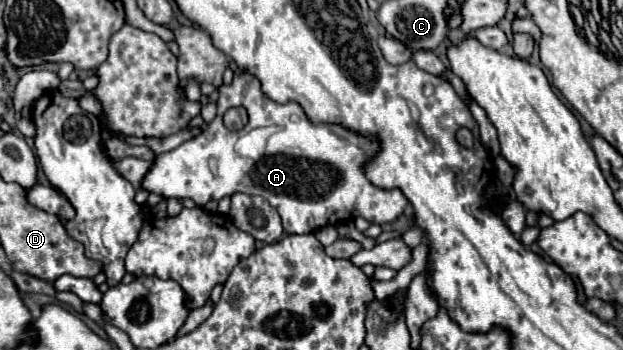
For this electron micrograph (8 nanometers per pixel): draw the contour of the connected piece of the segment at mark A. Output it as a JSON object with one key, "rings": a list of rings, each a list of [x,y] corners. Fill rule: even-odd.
{"rings":[[[240,73],[234,77],[230,85],[222,85],[218,89],[220,99],[218,99],[218,115],[216,119],[204,129],[198,137],[182,143],[180,147],[156,155],[150,173],[140,183],[140,189],[148,193],[156,193],[162,197],[176,197],[176,199],[192,199],[196,205],[204,207],[208,201],[220,201],[222,197],[230,197],[232,193],[248,193],[248,195],[260,195],[264,197],[282,217],[282,227],[286,233],[314,233],[316,229],[324,225],[338,225],[344,221],[352,221],[356,217],[364,217],[370,223],[392,223],[396,221],[404,209],[408,207],[408,199],[400,189],[380,189],[372,185],[366,175],[364,175],[364,165],[378,153],[378,141],[376,137],[370,135],[360,135],[356,131],[350,131],[342,125],[314,125],[306,117],[304,109],[298,103],[286,103],[280,105],[272,99],[268,99],[262,93],[260,81],[250,75],[250,73]],[[230,107],[244,107],[248,111],[248,123],[239,131],[226,129],[222,123],[224,111]],[[266,125],[278,125],[280,135],[274,135],[266,147],[266,155],[258,161],[238,157],[235,153],[235,144],[239,137],[256,129],[256,127],[266,127]]]}

